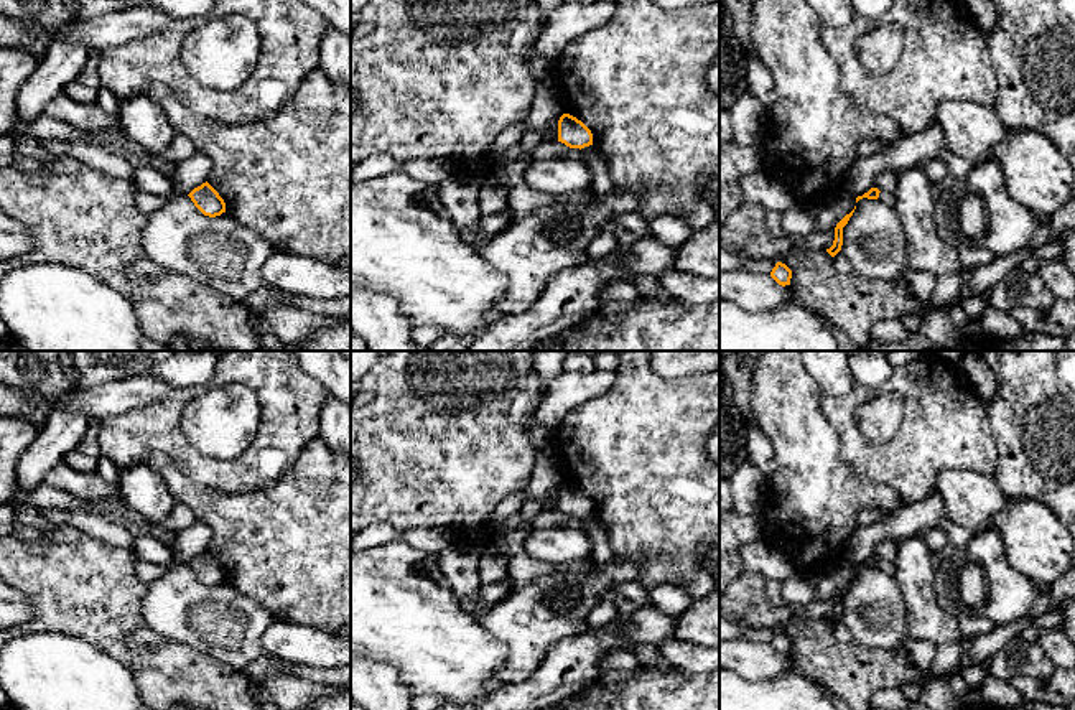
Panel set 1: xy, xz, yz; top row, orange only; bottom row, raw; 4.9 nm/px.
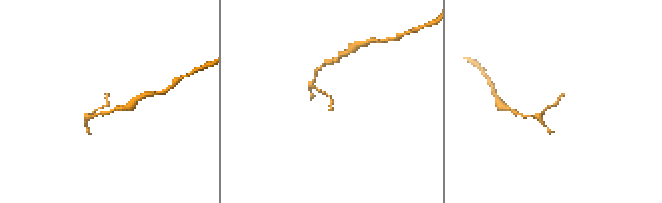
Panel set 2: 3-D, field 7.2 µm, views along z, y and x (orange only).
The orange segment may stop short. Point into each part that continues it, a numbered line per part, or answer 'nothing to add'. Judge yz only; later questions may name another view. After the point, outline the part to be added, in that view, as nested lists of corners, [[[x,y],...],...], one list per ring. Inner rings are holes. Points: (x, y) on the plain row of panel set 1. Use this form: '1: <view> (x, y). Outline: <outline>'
nothing to add

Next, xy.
nothing to add

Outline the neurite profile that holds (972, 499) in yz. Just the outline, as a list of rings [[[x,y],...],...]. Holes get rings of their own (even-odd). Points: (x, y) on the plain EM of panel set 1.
[[[966,468],[945,469],[935,481],[940,493],[947,522],[968,529],[989,529],[998,512],[1011,501],[994,476],[986,476]]]

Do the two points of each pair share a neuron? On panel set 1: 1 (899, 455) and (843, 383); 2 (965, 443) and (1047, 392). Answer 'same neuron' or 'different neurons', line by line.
1: different neurons
2: different neurons

